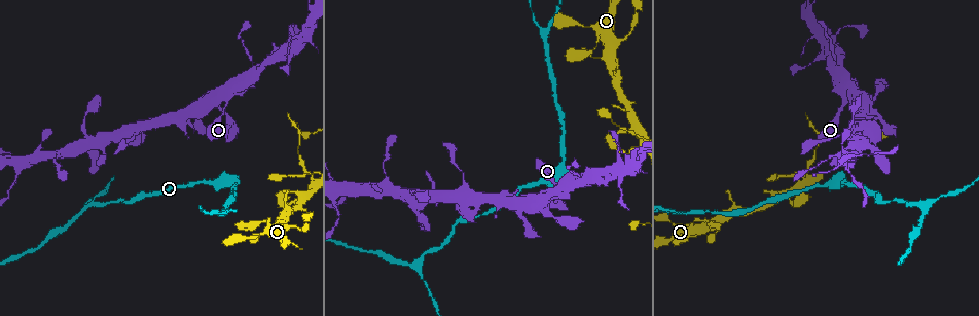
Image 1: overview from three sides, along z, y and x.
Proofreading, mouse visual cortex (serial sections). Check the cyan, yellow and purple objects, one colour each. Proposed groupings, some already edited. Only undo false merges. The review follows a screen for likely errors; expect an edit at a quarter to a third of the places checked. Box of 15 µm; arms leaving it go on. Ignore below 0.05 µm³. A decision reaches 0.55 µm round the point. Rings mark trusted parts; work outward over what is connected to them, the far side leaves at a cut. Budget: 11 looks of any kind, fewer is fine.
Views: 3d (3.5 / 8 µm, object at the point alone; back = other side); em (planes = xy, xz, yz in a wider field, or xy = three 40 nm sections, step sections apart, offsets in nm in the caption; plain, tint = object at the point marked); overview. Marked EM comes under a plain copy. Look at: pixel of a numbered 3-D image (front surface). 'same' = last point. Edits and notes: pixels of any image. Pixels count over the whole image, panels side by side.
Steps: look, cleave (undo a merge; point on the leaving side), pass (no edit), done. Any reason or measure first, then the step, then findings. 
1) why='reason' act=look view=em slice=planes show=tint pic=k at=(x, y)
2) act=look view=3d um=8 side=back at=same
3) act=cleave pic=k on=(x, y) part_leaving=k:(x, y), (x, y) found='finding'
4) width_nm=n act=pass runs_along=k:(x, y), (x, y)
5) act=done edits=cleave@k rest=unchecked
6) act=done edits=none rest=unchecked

act=look view=3d um=8 pic=1 at=(214, 210)

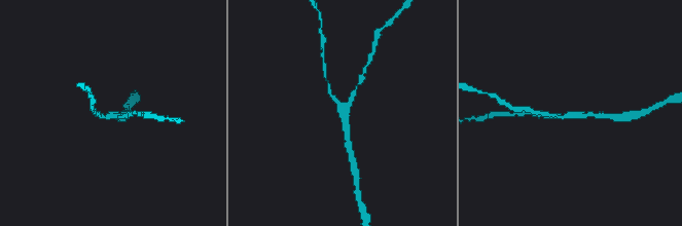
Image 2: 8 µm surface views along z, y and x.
why='zoom in' act=look view=3d um=3.5 pic=2 at=(114, 113)

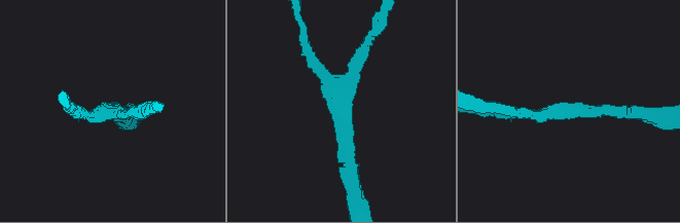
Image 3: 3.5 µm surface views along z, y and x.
arms=3 arm_widths_nm=150,150,200 act=look view=em slice=xy step=5 show=tint pic=3 at=(108, 113)

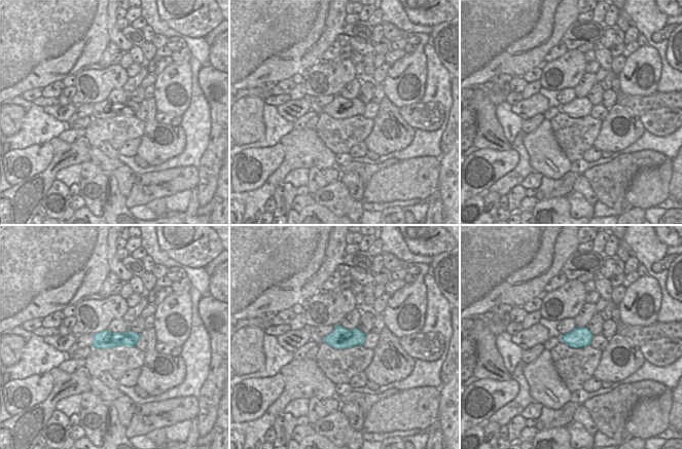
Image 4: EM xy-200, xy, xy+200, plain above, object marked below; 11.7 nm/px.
act=pass runs_along=3:(348, 165), (338, 97), (303, 41) found='continuous, no second cell'

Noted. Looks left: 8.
why='three-way junction' act=look view=3d um=3.5 pic=1 at=(90, 206)

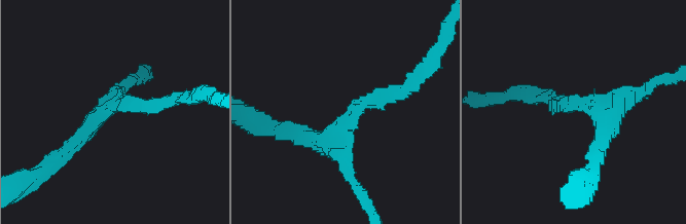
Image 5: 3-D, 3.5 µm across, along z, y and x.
arms=3 arm_widths_nm=200,200,250 act=look view=em slice=xy step=2 show=tint pic=5 at=(343, 128)

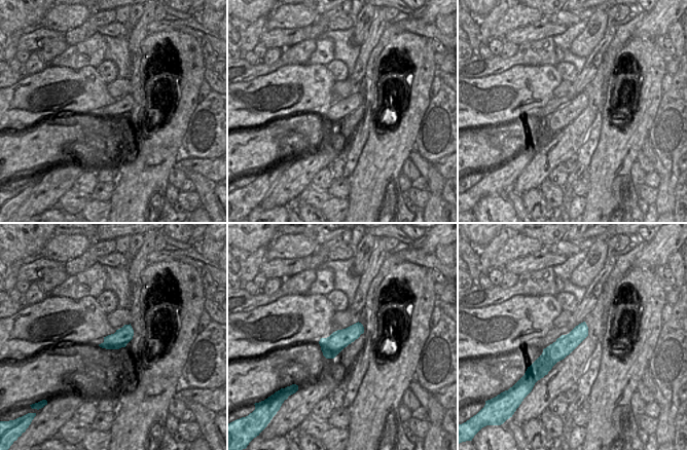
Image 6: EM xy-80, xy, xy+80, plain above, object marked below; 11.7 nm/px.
act=look view=em slice=planes show=tint at=same

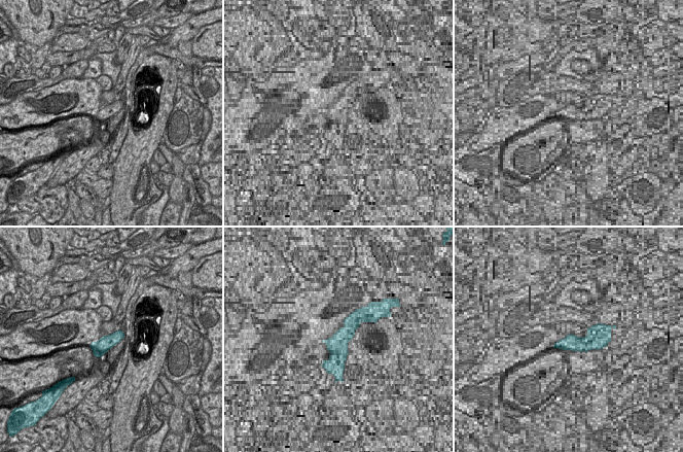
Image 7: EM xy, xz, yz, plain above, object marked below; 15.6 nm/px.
act=pass runs_along=5:(166, 99), (109, 108), (65, 152) found='one cell here'

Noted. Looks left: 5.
why='looks like a crossing' act=look view=3d um=3.5 side=back pic=1 at=(343, 186)

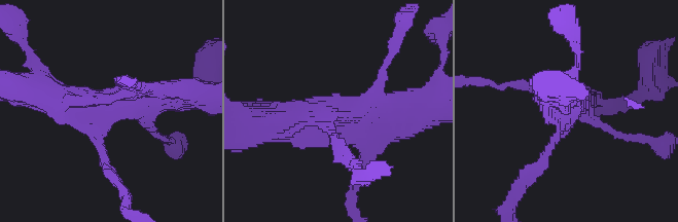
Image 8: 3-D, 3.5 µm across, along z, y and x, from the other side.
why='shape alone is not enough' act=look view=em slice=xy step=3 show=tint pic=8 at=(341, 119)

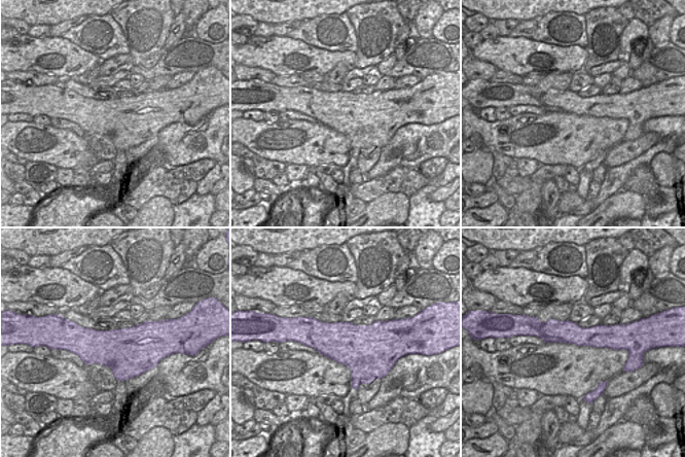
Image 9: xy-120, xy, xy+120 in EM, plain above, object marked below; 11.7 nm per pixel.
act=pass runs_along=9:(534, 332), (619, 337) found='continuous, no second cell'

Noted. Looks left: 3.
why='thick turns thin' act=look view=3d um=3.5 pic=1 at=(639, 144)

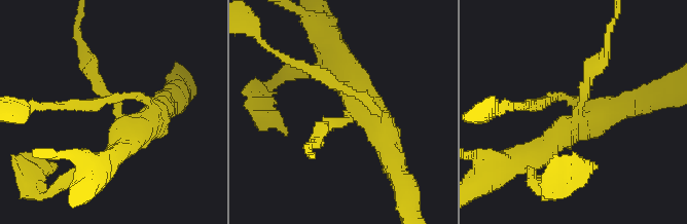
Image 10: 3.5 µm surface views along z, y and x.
arm_widths_nm=200,400 why='shape alone is not enough' act=look view=em slice=planes show=tint pic=10 at=(582, 101)

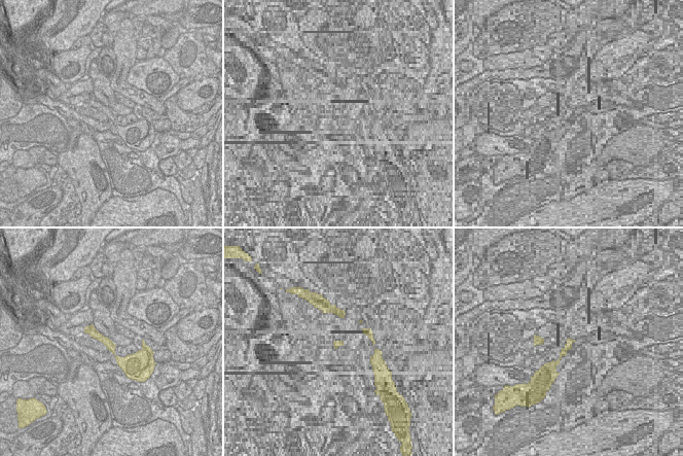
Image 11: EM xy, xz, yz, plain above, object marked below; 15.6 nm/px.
act=cleave pic=10 on=(98, 86) part_leaving=10:(576, 113), (610, 31) found='two cells meet here'

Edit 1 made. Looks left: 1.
act=done edits=cleave@10 rest=unchecked

